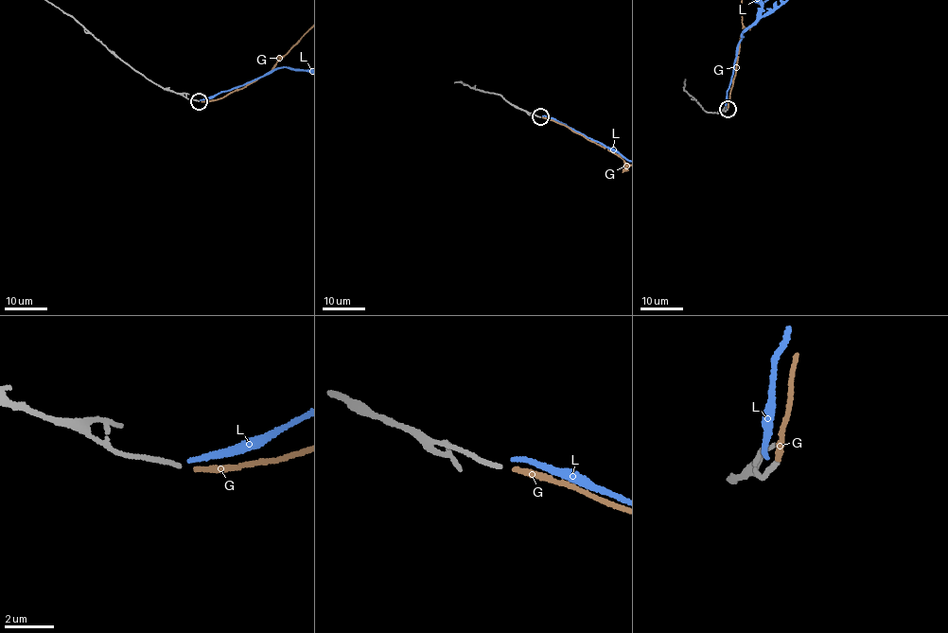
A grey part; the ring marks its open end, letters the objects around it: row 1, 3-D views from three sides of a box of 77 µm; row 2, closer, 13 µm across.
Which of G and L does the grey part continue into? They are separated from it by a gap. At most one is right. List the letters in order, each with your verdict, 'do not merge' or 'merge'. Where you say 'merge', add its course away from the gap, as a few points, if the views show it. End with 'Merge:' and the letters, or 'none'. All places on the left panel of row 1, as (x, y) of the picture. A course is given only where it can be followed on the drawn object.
G: merge
L: do not merge
Merge: G

